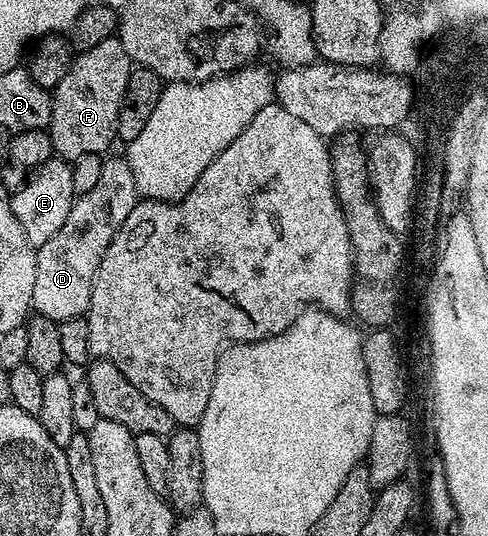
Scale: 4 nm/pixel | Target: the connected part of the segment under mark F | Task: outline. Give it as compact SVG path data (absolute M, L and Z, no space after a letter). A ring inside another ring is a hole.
M116 36L99 37L94 46L81 51L71 61L51 97L48 133L57 157L73 164L80 156L107 153L105 150L116 142L118 116L124 105L131 69L128 52L124 52L124 44L120 44Z

